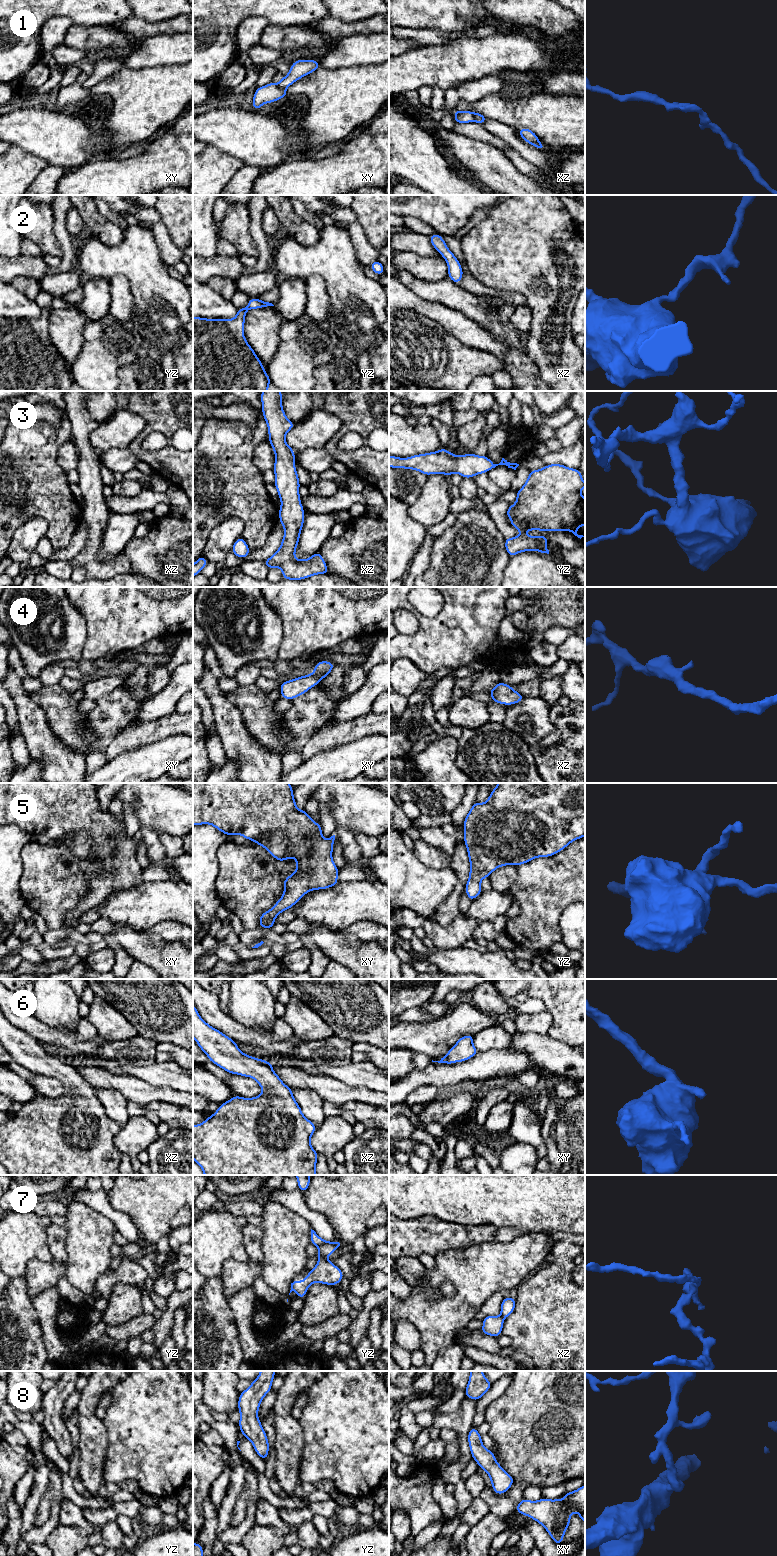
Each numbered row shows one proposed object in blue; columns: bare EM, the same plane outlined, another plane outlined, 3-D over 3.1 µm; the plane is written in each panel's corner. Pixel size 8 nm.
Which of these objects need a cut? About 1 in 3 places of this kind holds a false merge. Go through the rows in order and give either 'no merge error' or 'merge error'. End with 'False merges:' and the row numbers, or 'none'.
1: merge error
2: no merge error
3: no merge error
4: no merge error
5: no merge error
6: no merge error
7: merge error
8: no merge error
False merges: 1, 7

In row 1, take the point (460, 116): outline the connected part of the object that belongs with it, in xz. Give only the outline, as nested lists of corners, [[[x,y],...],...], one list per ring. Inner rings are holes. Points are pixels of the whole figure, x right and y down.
[[[454,111],[455,123],[476,122],[476,115],[472,111]]]

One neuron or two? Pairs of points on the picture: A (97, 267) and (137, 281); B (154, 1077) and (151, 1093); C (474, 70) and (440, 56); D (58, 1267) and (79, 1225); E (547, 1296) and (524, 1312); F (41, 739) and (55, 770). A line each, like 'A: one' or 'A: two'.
A: one
B: two
C: one
D: two
E: one
F: one

